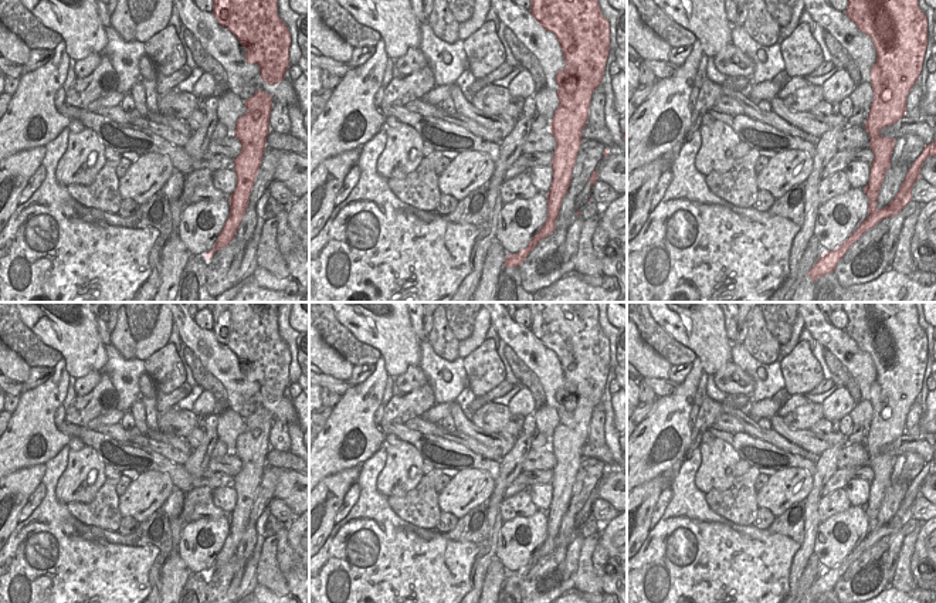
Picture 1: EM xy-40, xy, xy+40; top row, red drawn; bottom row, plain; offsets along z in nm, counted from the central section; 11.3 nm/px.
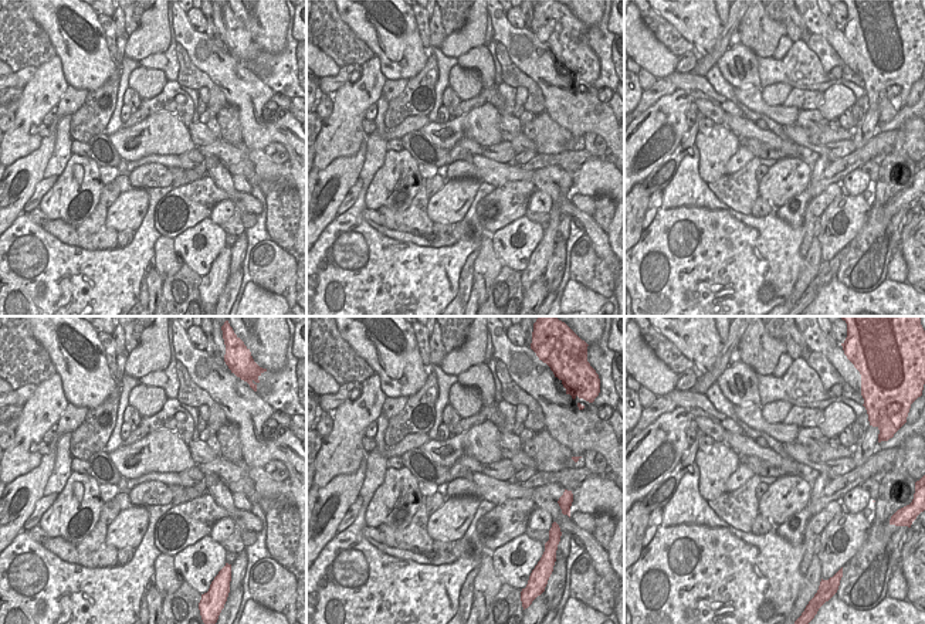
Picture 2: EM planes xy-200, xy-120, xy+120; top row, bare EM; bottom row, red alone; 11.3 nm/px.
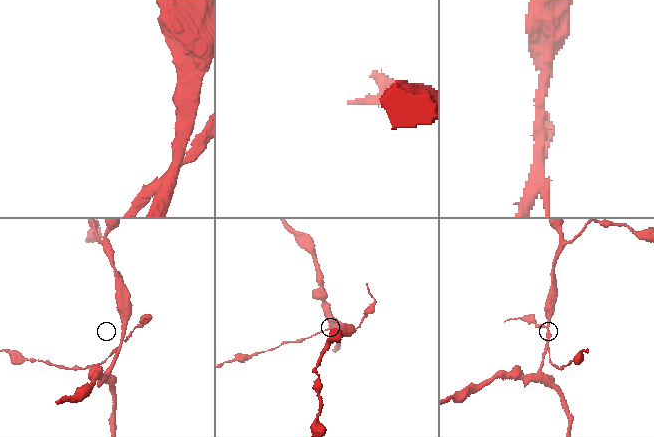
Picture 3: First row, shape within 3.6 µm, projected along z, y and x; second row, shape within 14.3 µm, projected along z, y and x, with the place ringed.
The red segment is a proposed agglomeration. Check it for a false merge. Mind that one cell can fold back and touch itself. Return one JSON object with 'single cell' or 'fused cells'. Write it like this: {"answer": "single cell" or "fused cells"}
{"answer": "fused cells"}

